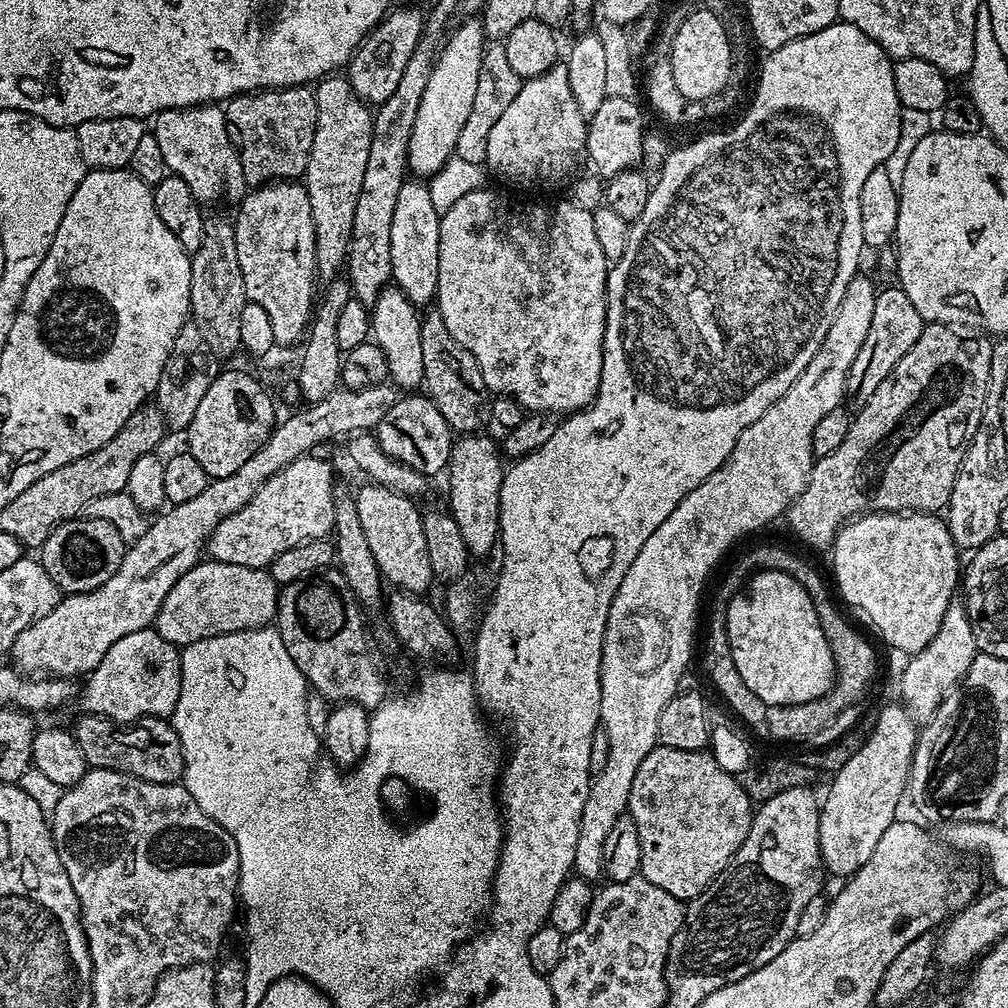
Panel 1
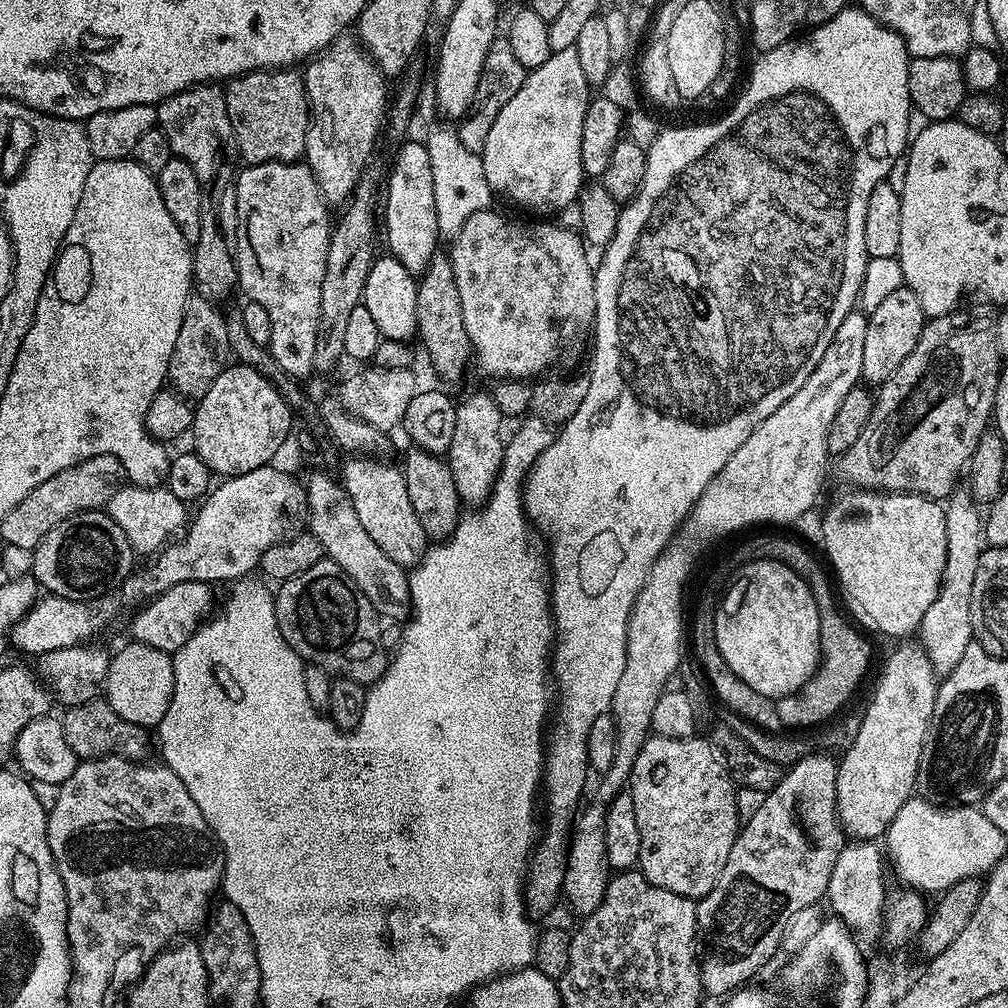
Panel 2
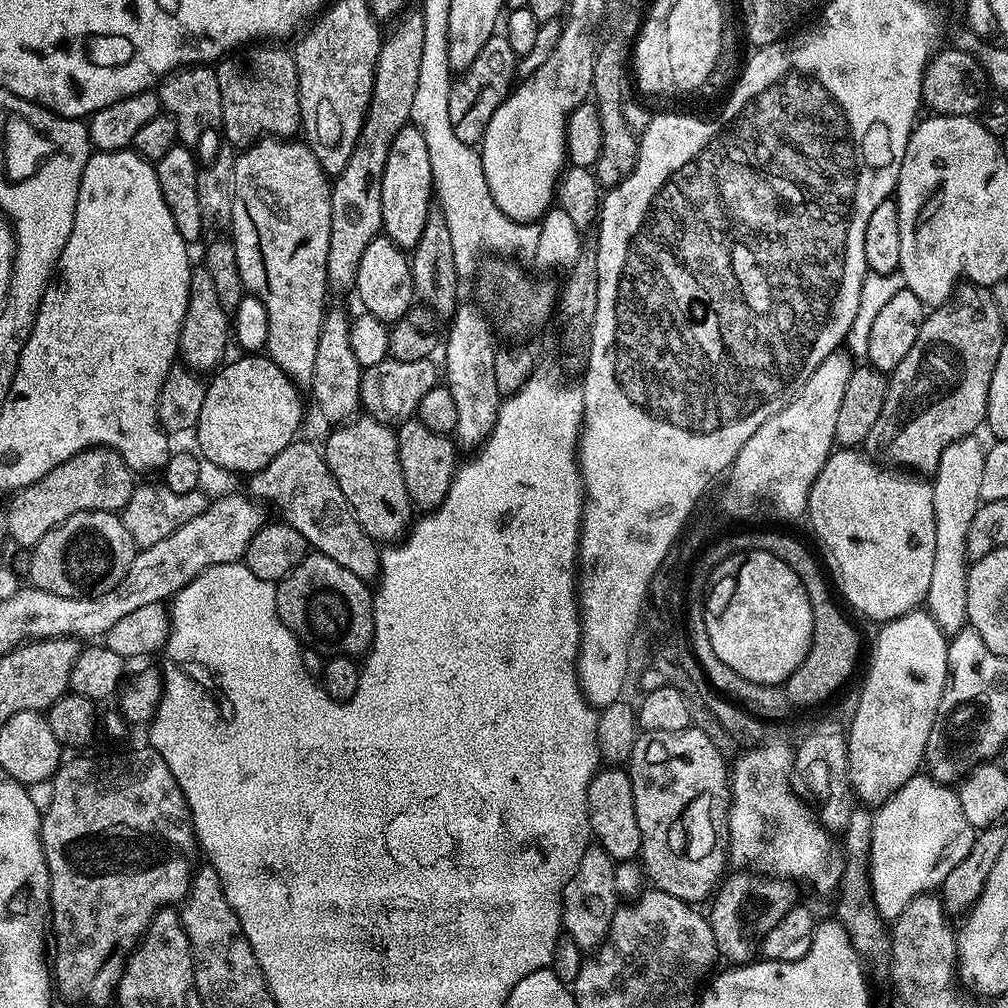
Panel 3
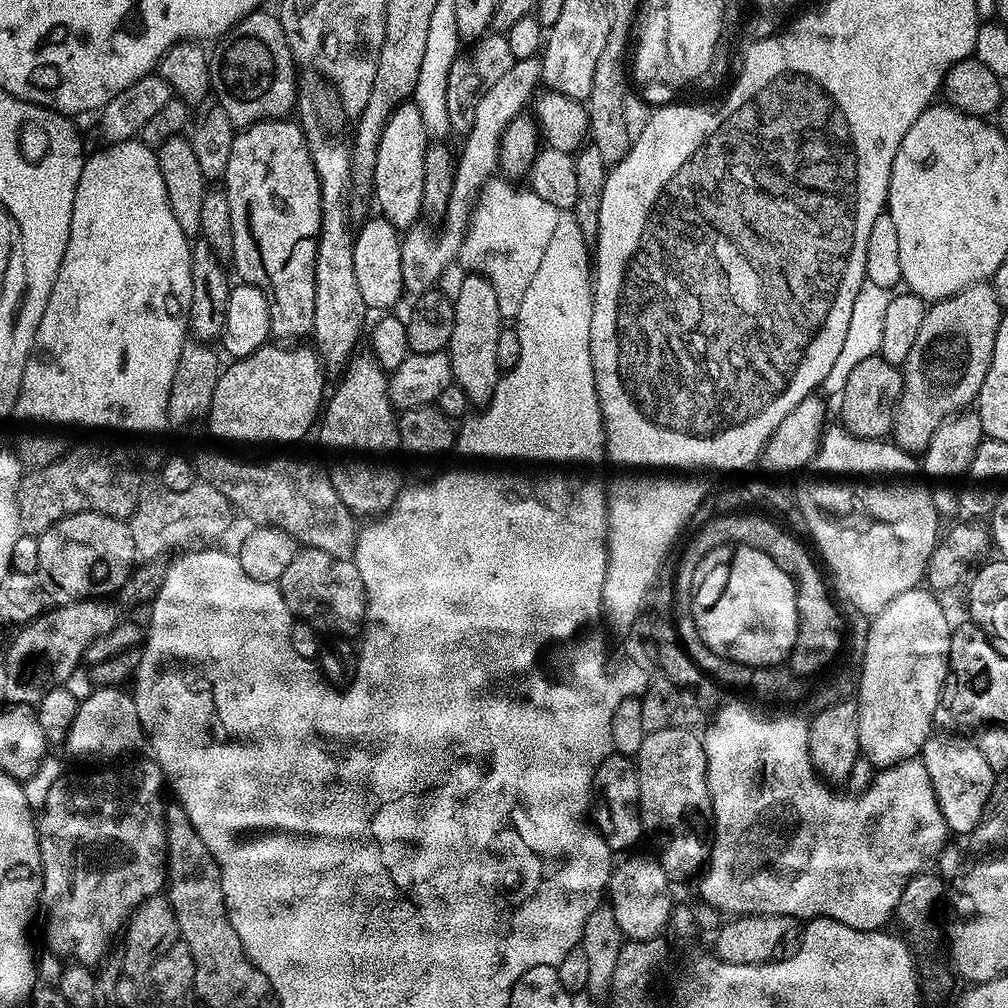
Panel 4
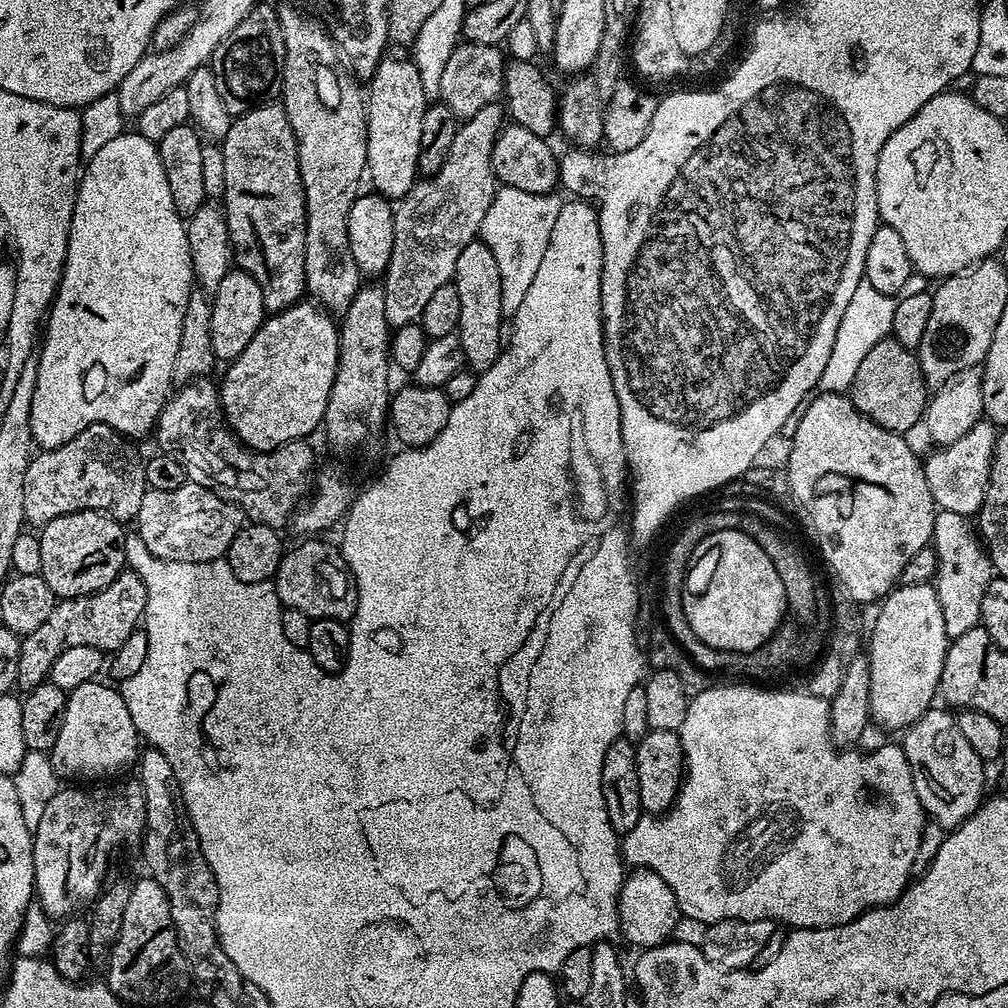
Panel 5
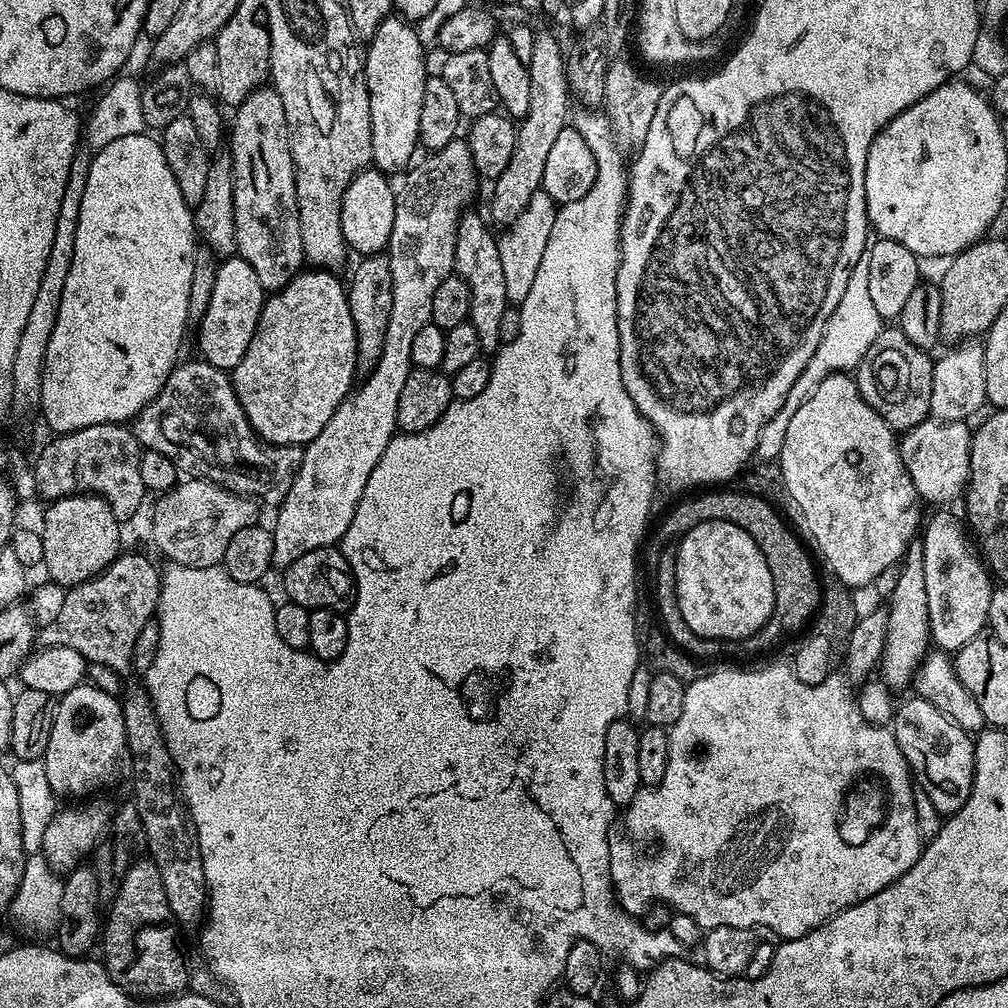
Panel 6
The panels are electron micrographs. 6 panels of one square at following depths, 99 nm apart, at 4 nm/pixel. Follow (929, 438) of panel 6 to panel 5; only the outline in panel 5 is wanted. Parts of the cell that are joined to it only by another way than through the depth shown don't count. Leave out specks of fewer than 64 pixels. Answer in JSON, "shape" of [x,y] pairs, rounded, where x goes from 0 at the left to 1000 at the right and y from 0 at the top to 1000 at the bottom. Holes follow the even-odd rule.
{"shape":[[[974,415],[961,429],[954,431],[950,438],[942,438],[932,446],[925,446],[929,448],[923,449],[921,456],[919,452],[916,457],[919,482],[923,482],[925,497],[929,500],[930,505],[946,507],[961,514],[971,509],[980,485],[982,462],[989,432],[989,422],[979,415]]]}

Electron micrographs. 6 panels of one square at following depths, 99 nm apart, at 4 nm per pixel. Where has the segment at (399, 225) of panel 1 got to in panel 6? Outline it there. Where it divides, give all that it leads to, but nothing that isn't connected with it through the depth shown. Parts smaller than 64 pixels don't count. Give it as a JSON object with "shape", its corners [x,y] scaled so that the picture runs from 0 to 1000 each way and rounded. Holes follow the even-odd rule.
{"shape":[[[386,14],[373,27],[364,44],[365,52],[363,48],[359,59],[367,97],[369,163],[382,173],[397,173],[410,162],[409,154],[415,151],[417,142],[415,116],[419,114],[419,93],[427,74],[427,68],[421,64],[423,46],[415,38],[412,27],[393,14]]]}

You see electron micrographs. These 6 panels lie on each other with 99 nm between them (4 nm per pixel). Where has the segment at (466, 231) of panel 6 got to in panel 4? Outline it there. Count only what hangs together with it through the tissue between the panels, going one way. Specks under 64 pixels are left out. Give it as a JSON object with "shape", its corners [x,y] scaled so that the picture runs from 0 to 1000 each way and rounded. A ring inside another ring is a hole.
{"shape":[[[460,272],[450,289],[450,301],[450,331],[446,331],[442,346],[448,364],[448,376],[458,383],[469,402],[479,403],[490,391],[498,372],[494,359],[494,331],[498,324],[494,295],[490,292],[490,284],[481,274]]]}

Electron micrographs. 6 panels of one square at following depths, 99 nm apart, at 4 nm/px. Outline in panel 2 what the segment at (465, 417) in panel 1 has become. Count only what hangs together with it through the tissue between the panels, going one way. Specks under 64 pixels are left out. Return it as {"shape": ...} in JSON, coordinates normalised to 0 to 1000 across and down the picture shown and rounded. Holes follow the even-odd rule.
{"shape":[[[435,248],[427,256],[427,264],[416,275],[415,288],[415,337],[425,344],[425,357],[429,365],[444,381],[452,381],[460,373],[460,364],[466,359],[468,340],[458,319],[458,298],[454,296],[454,282],[450,280],[448,255],[443,249]]]}

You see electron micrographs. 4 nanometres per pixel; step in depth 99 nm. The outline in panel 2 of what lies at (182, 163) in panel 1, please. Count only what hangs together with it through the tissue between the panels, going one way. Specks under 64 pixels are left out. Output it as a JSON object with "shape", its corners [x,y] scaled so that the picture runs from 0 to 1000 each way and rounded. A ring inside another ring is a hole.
{"shape":[[[217,82],[192,83],[184,91],[174,91],[169,97],[154,104],[155,121],[169,141],[172,156],[188,161],[192,173],[200,181],[209,180],[219,166],[218,150],[222,143],[231,142],[230,126],[224,109],[222,87]]]}

